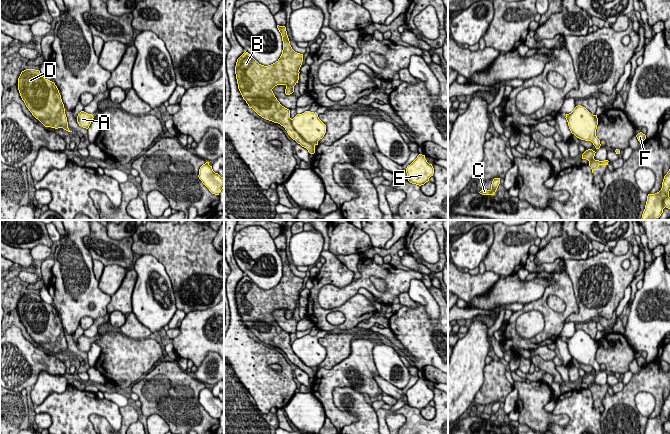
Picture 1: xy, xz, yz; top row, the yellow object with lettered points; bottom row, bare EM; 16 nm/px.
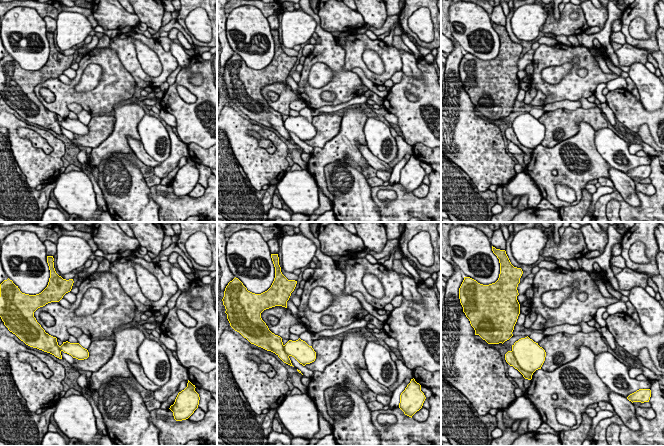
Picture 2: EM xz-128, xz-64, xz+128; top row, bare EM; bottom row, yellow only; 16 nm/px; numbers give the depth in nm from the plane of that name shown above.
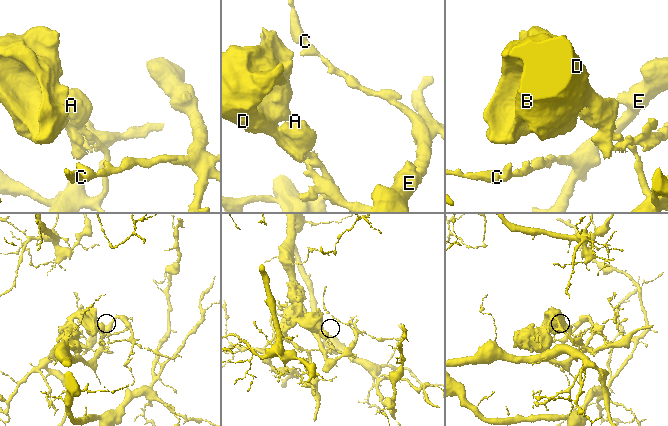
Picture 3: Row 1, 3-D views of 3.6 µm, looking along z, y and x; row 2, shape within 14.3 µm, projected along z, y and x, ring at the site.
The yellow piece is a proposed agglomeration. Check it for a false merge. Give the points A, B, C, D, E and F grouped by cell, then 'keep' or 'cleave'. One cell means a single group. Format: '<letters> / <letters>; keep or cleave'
A B C D E F; keep

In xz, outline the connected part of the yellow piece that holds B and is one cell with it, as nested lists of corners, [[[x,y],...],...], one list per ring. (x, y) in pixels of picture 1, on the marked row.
[[[277,25],[277,28],[283,41],[280,58],[264,66],[245,51],[235,66],[238,89],[249,108],[283,126],[293,140],[314,154],[315,146],[326,133],[326,125],[316,112],[305,111],[291,119],[290,110],[280,104],[272,91],[277,85],[285,85],[285,94],[292,94],[303,62],[303,54],[295,52],[290,45],[286,27]]]

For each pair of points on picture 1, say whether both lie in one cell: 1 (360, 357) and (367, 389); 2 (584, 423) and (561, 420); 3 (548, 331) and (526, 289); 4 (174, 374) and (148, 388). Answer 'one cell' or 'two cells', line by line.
1: one cell
2: two cells
3: two cells
4: one cell

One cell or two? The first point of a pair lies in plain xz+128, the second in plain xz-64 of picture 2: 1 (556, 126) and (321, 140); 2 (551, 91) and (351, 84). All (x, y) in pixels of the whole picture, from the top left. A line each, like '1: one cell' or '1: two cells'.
1: one cell
2: one cell

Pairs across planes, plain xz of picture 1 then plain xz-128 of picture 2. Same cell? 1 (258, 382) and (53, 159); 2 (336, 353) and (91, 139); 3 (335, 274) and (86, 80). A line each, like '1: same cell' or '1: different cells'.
1: same cell
2: same cell
3: different cells

